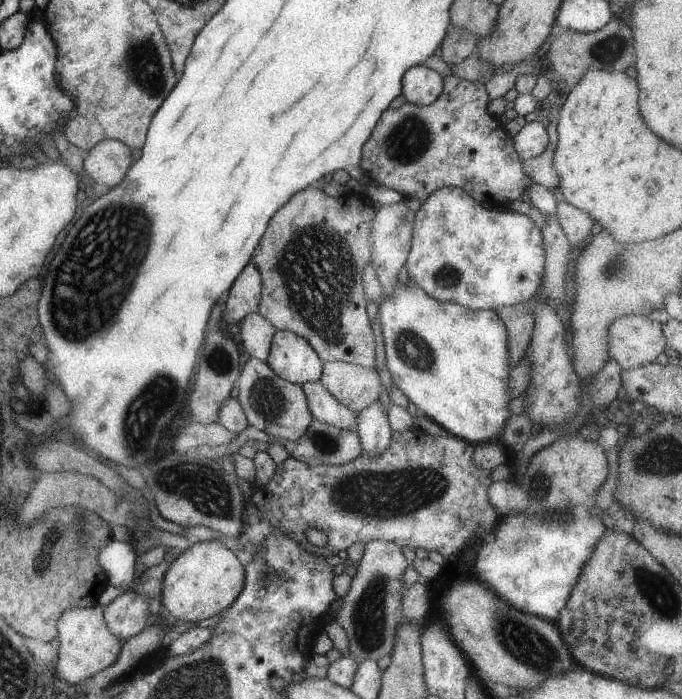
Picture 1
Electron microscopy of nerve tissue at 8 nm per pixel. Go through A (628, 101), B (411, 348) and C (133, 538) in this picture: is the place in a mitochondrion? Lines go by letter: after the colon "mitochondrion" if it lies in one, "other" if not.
A: other
B: mitochondrion
C: other

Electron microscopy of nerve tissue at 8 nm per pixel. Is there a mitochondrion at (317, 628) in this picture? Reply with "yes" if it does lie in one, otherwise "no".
no

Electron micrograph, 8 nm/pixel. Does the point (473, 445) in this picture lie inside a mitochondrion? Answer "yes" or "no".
no

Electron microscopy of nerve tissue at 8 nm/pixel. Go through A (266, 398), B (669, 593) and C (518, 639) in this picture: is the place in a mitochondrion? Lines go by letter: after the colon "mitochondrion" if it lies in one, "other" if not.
A: mitochondrion
B: mitochondrion
C: mitochondrion

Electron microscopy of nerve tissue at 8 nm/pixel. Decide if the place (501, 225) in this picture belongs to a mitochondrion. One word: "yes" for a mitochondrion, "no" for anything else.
no

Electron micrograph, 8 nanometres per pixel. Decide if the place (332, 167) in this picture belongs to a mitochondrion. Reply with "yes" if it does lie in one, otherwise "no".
no

